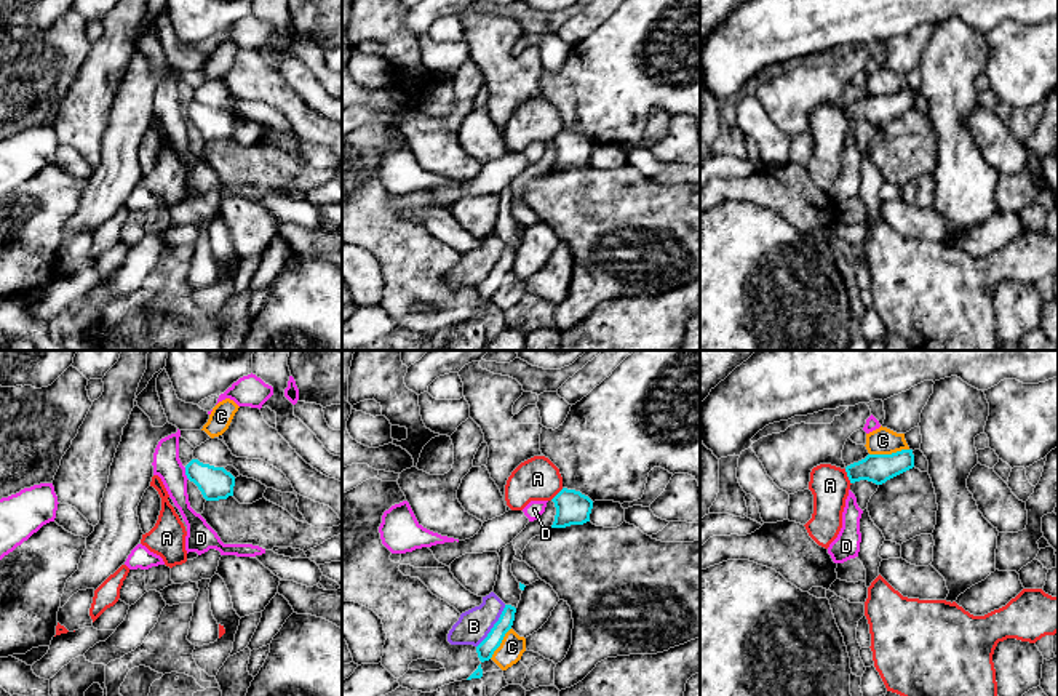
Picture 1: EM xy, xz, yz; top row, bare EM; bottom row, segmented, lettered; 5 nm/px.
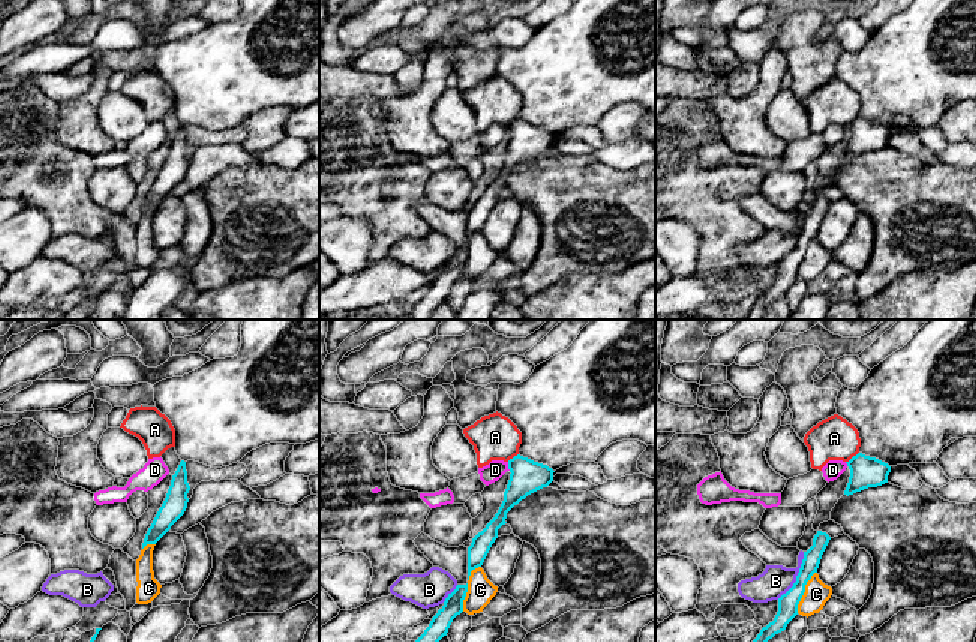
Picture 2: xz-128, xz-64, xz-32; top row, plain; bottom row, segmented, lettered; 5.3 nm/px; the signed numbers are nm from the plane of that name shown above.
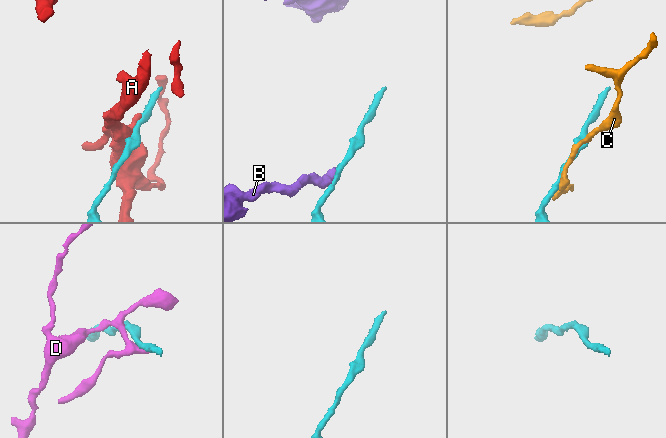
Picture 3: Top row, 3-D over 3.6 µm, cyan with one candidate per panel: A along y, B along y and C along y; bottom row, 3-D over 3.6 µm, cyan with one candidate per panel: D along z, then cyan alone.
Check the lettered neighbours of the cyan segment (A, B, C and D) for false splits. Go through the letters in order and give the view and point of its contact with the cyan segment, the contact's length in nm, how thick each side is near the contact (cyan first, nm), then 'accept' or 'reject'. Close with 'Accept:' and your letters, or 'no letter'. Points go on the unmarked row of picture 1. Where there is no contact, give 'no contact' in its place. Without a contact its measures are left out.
A: yz (847, 117) | 90 nm | 140/200 nm | reject
B: xz (494, 268) | 260 nm | 90/160 nm | reject
C: yz (889, 96) | 200 nm | 140/140 nm | reject
D: xy (186, 116) | 70 nm | 160/140 nm | reject
Accept: no letter

